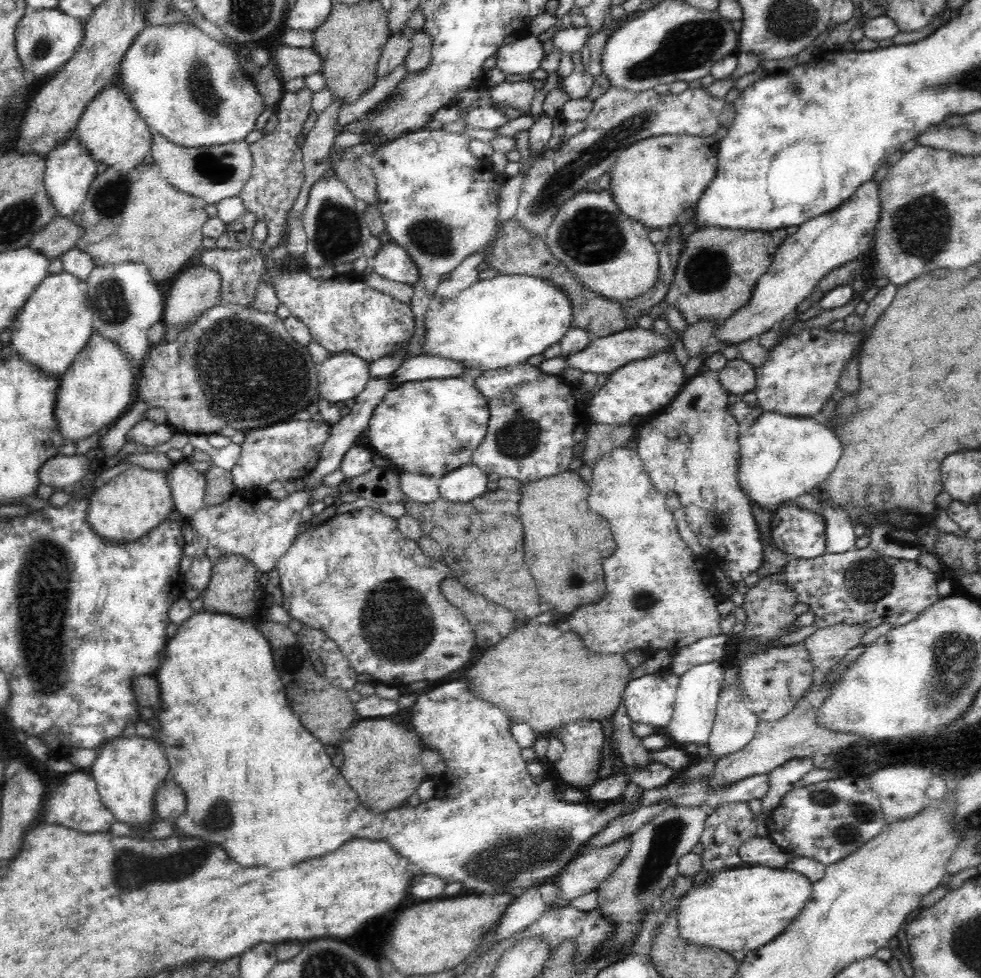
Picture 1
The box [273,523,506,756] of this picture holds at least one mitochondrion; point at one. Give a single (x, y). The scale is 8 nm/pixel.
(385, 615)

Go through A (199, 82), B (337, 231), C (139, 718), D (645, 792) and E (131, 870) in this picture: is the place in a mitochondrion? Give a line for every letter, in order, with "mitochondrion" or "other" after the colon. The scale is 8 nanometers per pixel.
A: mitochondrion
B: mitochondrion
C: other
D: other
E: mitochondrion

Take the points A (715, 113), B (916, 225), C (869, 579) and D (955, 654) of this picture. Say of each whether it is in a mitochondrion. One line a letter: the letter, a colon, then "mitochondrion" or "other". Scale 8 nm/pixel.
A: other
B: mitochondrion
C: mitochondrion
D: mitochondrion

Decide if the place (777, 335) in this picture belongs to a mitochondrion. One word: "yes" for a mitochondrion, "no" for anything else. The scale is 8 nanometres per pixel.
no

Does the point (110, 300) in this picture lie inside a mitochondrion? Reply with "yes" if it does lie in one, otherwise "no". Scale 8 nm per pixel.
yes

